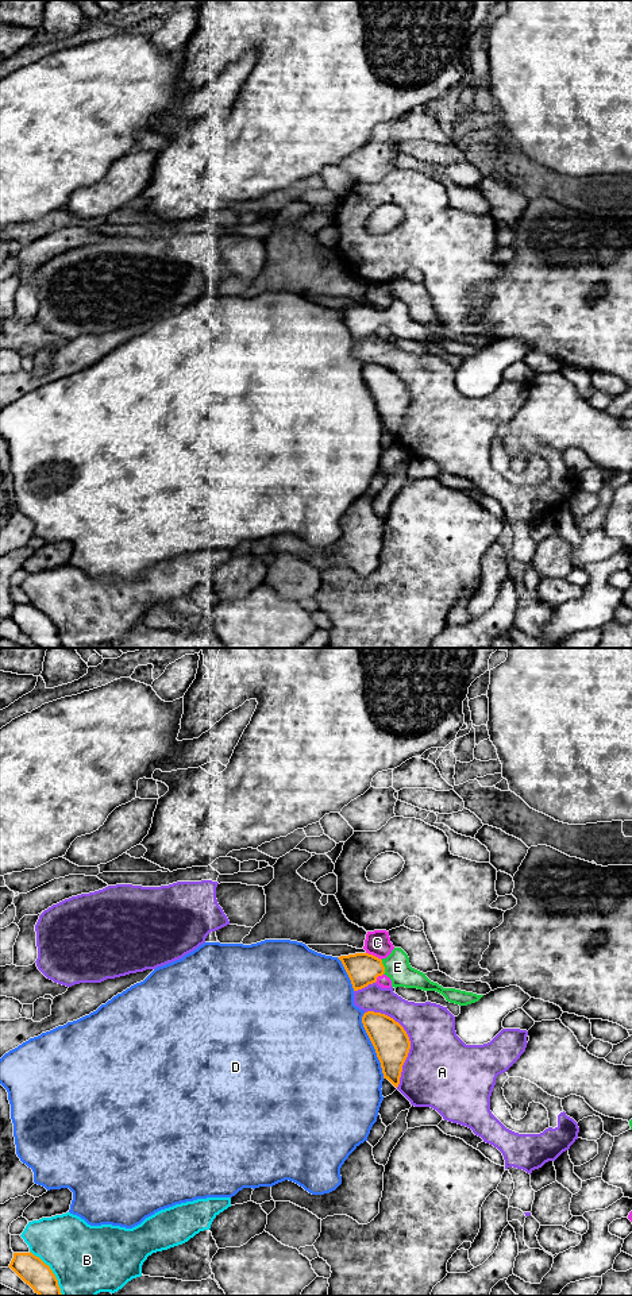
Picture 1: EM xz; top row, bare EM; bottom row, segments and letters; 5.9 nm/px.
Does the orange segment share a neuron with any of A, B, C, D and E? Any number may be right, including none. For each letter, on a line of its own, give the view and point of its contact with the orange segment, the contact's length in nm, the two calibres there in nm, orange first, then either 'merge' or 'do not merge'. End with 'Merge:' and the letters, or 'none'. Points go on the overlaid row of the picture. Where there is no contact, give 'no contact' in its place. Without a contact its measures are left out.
A: meets orange in xz at (408, 1040); contact 500 nm long; 220 nm thick on the orange side, 420 nm on the other; do not merge
B: meets orange in xz at (51, 1272); contact 340 nm long; 170 nm thick on the orange side, 420 nm on the other; do not merge
C: meets orange in xz at (374, 956); contact 110 nm long; 190 nm thick on the orange side, 150 nm on the other; do not merge
D: meets orange in xz at (373, 1045); contact 420 nm long; 220 nm thick on the orange side, 500 nm on the other; do not merge
E: meets orange in xz at (384, 967); contact 90 nm long; 190 nm thick on the orange side, 150 nm on the other; merge
Merge: E

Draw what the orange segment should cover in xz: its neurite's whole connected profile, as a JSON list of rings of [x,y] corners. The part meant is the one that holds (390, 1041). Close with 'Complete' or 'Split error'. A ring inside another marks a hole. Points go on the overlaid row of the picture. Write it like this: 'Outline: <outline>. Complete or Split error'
Outline: [[[374,1011],[365,1012],[362,1023],[381,1062],[384,1079],[397,1088],[411,1049],[406,1031],[393,1018]]]. Complete

